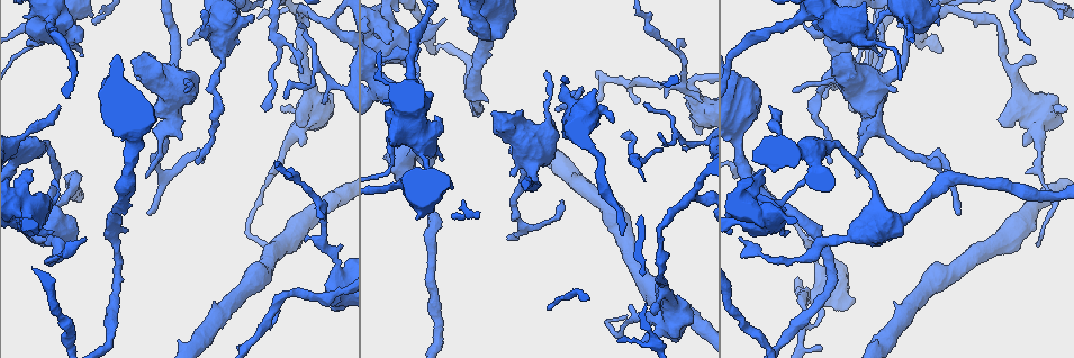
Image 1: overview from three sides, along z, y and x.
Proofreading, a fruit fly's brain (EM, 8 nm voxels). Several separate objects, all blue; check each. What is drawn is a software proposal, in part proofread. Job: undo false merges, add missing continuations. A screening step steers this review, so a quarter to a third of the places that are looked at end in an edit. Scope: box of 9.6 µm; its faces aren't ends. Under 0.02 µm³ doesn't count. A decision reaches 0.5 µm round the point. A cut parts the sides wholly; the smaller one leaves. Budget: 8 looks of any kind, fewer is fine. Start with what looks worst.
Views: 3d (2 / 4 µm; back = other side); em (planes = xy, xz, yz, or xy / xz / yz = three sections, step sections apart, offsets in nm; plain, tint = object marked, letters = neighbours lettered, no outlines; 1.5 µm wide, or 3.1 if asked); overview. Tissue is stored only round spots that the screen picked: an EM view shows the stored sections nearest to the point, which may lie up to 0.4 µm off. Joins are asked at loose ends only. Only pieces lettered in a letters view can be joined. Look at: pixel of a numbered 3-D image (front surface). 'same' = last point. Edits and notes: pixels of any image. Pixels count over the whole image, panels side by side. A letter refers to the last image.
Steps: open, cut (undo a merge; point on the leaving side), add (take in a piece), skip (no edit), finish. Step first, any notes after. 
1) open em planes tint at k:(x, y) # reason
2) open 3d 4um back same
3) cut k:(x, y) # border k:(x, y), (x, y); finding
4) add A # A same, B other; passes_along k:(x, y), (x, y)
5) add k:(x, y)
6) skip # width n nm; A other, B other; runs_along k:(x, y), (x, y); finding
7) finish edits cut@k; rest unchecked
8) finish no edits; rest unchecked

open em yz step 8 letters at 1:(127, 229) # an open end

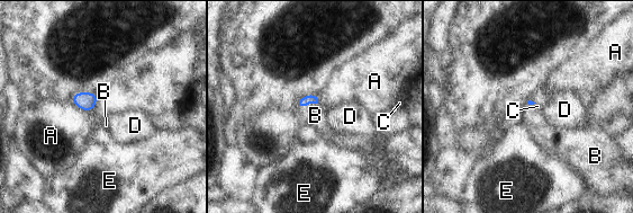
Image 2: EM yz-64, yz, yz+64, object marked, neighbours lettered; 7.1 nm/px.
add B # A other, B same, C other, D other, E other; passes_along 2:(303, 101), (307, 105), (315, 115); the neuron continues

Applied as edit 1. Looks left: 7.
open em planes letters at 1:(202, 161)

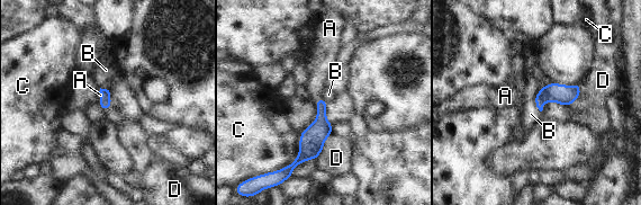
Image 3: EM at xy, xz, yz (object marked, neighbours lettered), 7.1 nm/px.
add A # A same, B other, C other, D other; passes_along 3:(316, 133), (319, 99), (319, 64); it goes on there

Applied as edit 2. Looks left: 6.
open overview # redraw

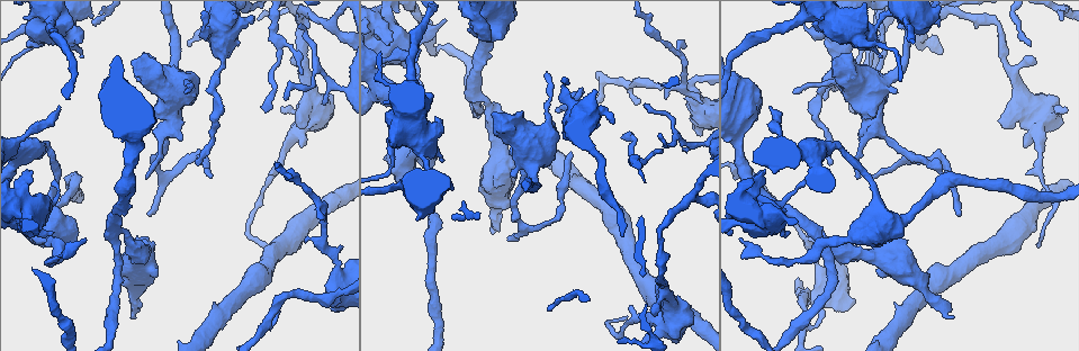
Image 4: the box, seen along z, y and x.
open em planes letters at 4:(592, 91) # free end

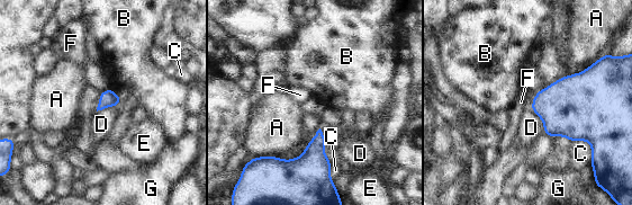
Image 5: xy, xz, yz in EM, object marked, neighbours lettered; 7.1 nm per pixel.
skip # A other, B other, C other, D other, E other, F other, G other; no lettered piece goes on from it

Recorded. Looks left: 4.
finish edits add@2, add@3; rest unchecked

